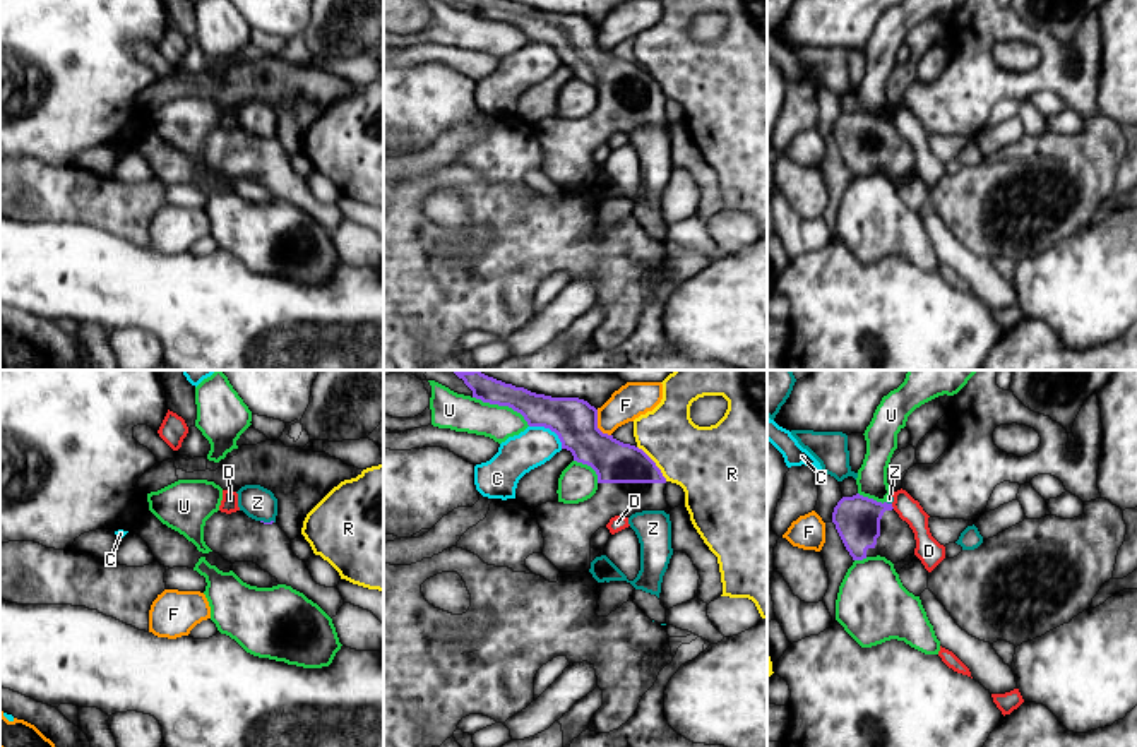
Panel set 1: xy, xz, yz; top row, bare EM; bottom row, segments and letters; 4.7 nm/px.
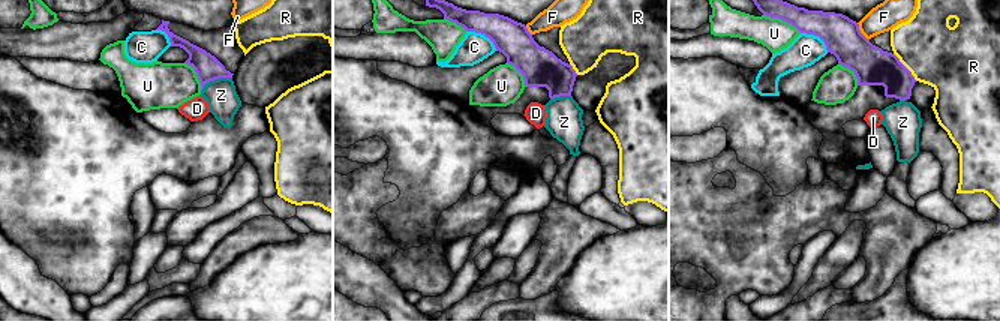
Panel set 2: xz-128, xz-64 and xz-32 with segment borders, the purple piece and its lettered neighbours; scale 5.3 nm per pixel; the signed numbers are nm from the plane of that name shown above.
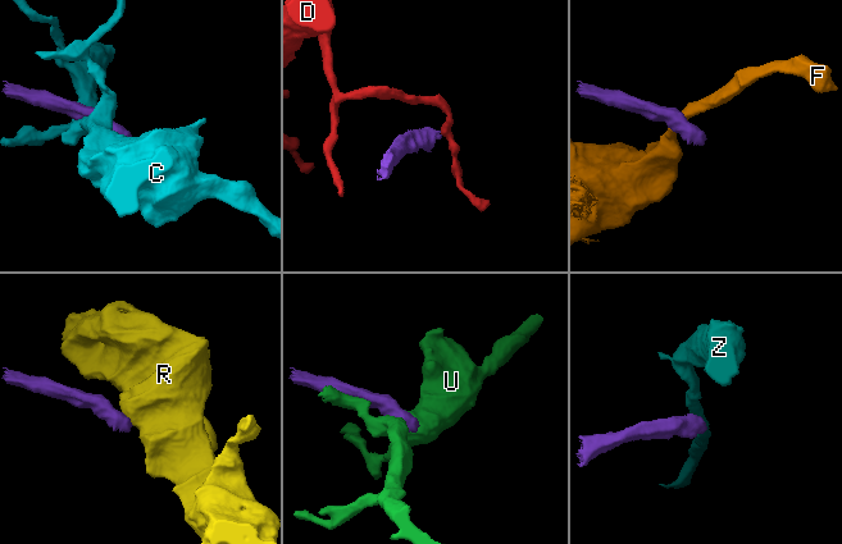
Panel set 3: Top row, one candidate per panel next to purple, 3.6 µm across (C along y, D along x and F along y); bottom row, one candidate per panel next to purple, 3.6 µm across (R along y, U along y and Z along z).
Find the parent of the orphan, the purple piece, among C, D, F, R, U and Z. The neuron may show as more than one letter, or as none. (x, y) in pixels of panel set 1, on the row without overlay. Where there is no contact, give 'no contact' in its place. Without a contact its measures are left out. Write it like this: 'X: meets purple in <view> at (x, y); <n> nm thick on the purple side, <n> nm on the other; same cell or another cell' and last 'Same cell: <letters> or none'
C: meets purple in xz at (550, 45); 220 nm thick on the purple side, 180 nm on the other; another cell
D: meets purple in yz at (891, 122); 220 nm thick on the purple side, 110 nm on the other; another cell
F: meets purple in xz at (596, 41); 220 nm thick on the purple side, 160 nm on the other; another cell
R: meets purple in xz at (654, 79); 200 nm thick on the purple side, 340 nm on the other; another cell
U: meets purple in xz at (502, 21); 160 nm thick on the purple side, 180 nm on the other; another cell
Z: meets purple in xy at (267, 139); 20 nm thick on the purple side, 160 nm on the other; another cell
Same cell: none

